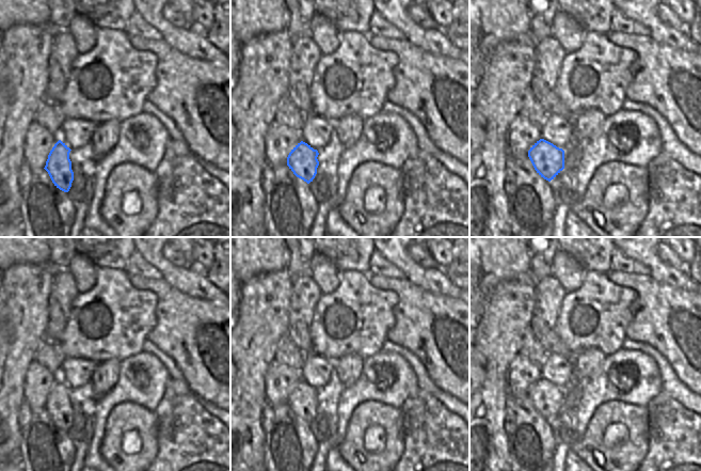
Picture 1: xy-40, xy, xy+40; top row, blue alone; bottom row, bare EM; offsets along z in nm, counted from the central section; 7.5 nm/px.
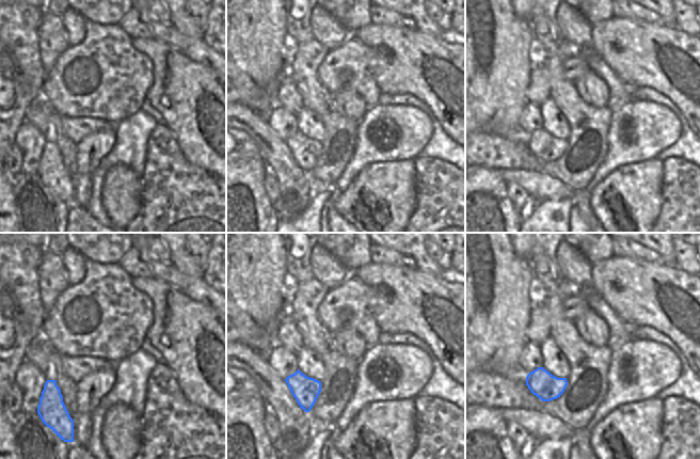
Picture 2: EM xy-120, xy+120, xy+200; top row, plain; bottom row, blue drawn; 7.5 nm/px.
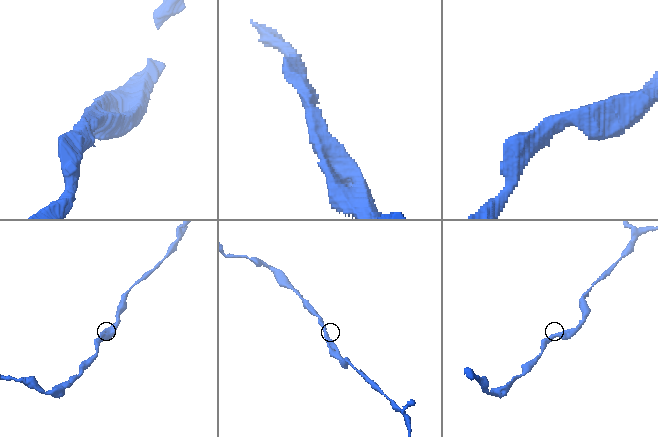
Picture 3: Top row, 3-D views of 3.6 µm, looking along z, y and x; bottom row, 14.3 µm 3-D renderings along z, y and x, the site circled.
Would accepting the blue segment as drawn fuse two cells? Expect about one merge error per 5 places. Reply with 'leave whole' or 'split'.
leave whole

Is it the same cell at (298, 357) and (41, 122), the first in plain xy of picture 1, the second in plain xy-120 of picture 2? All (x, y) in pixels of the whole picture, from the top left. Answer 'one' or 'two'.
one

